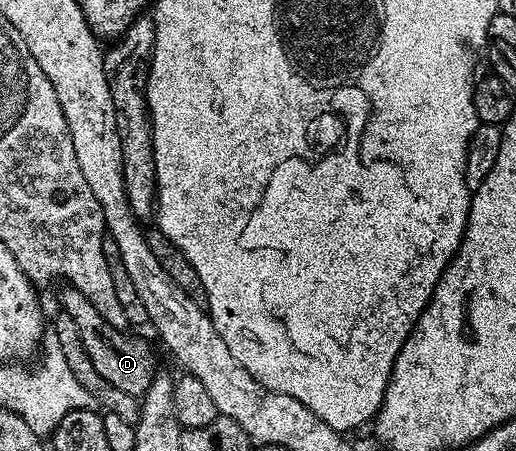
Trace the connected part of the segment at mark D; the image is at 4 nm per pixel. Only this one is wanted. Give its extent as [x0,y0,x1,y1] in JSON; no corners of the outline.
[60,286,157,397]

